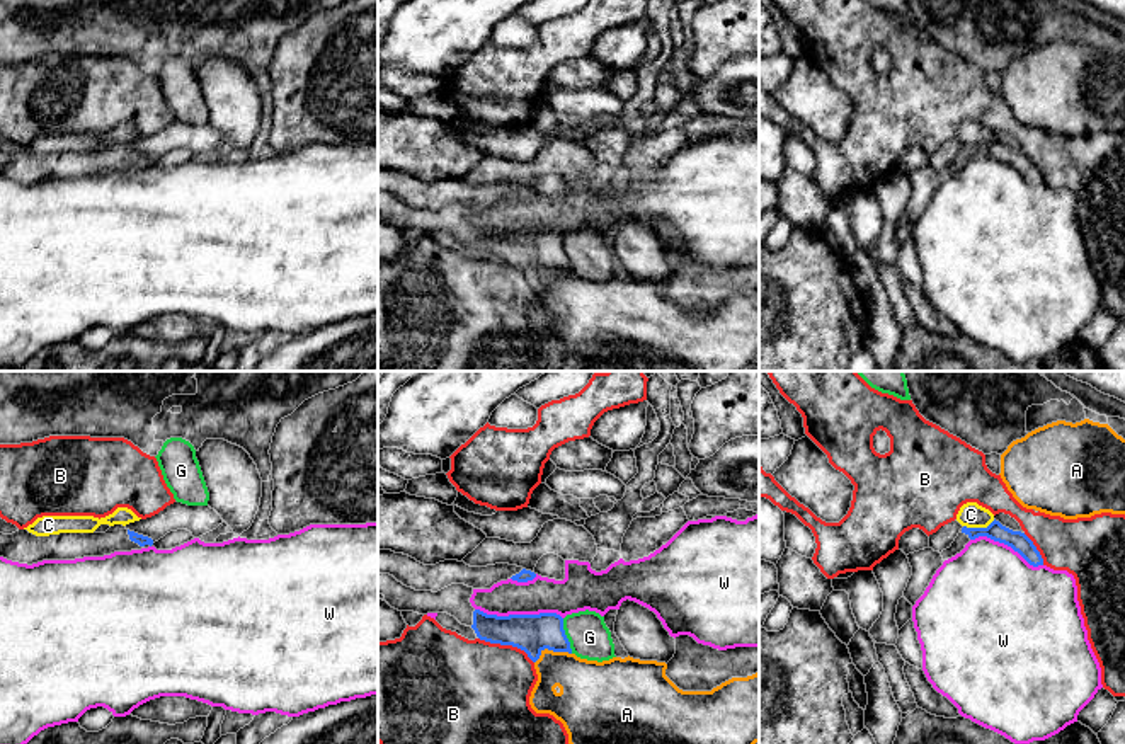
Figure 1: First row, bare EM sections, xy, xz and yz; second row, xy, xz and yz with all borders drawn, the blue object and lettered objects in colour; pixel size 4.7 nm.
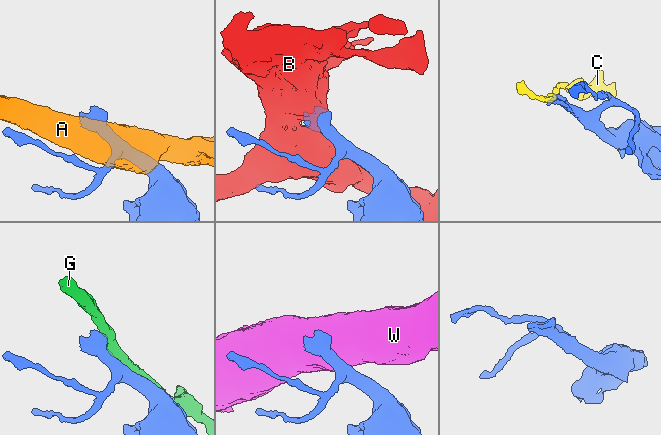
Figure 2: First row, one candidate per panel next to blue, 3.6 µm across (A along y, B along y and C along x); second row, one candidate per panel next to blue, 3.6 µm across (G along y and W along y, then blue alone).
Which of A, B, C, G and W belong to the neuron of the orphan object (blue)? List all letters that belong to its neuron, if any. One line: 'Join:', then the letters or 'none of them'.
Join: none of them

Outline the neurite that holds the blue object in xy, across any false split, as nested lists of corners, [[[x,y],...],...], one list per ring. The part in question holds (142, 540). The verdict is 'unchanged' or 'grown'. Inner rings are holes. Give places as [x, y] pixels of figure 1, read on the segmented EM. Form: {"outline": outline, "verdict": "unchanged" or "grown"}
{"outline": [[[114,524],[106,533],[60,533],[49,536],[36,536],[27,529],[12,535],[0,533],[0,557],[27,565],[43,560],[104,557],[151,545],[151,538],[129,531],[123,524]]], "verdict": "grown"}

